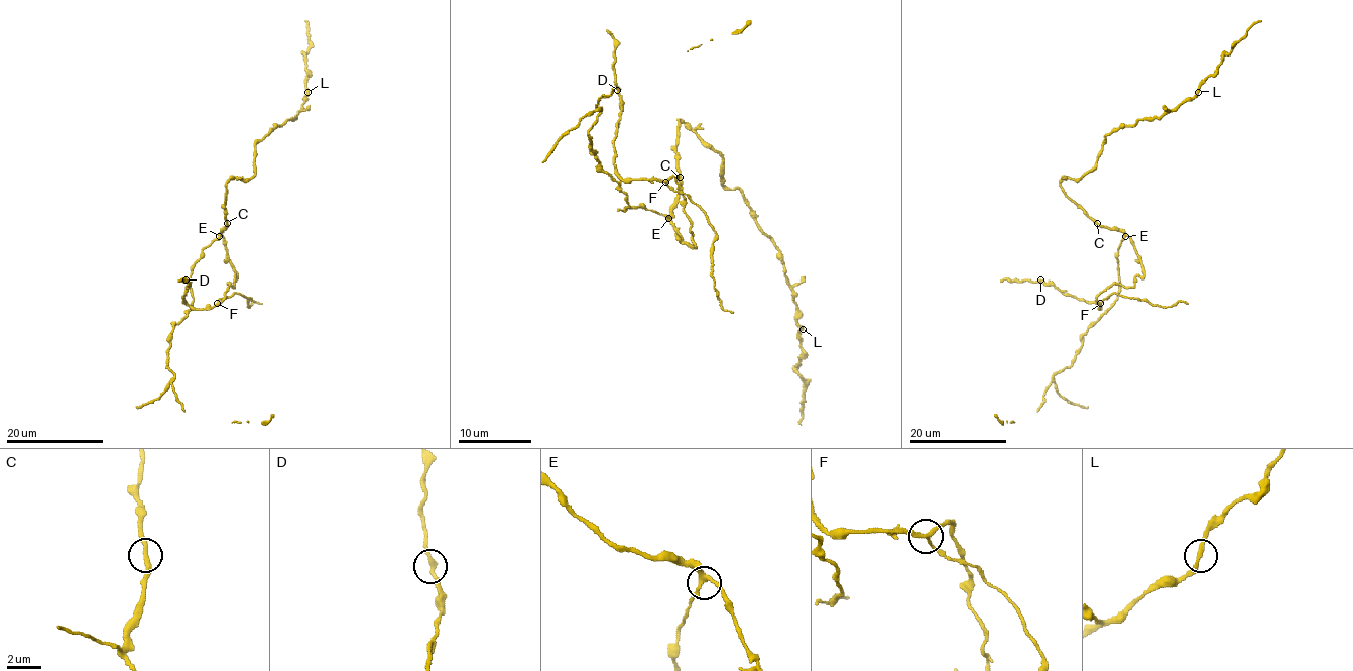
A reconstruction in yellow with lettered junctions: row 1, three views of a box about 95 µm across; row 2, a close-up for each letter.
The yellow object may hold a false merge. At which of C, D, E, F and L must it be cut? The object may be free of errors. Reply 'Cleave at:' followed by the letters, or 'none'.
Cleave at: F

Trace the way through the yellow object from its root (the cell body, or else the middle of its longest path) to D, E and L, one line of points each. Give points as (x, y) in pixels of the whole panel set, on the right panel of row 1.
D: (1097, 224), (1130, 238), (1143, 271), (1132, 287), (1108, 286), (1097, 297), (1100, 309), (1040, 280)
E: (1097, 224), (1118, 229), (1125, 236)
L: (1097, 224), (1060, 183), (1092, 170), (1108, 134), (1139, 119), (1161, 117), (1198, 92)

